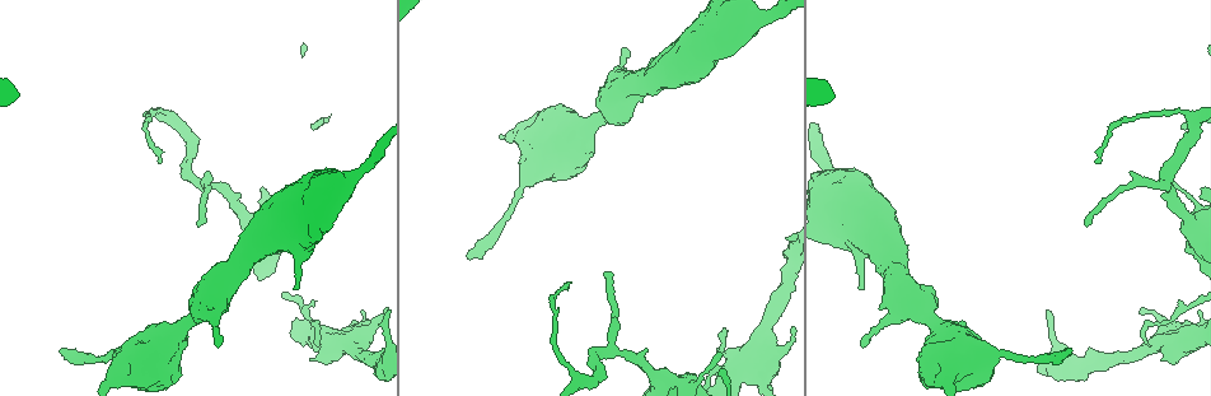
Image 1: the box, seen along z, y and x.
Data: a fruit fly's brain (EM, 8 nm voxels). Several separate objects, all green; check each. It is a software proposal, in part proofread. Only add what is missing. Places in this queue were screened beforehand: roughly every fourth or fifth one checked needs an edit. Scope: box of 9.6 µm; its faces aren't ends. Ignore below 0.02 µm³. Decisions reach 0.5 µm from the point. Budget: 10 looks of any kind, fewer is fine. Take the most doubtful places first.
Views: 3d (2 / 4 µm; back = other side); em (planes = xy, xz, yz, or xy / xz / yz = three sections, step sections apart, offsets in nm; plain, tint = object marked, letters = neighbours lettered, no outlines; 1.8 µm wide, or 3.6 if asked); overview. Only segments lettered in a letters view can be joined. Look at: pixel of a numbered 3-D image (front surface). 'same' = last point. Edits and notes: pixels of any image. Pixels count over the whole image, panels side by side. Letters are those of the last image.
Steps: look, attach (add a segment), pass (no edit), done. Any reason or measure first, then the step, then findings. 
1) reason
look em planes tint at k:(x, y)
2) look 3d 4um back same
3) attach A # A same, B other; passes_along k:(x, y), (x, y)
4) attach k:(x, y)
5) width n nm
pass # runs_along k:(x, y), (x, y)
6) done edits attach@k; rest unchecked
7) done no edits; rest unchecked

end of a long branch
look 3d 2um at 1:(467, 257)

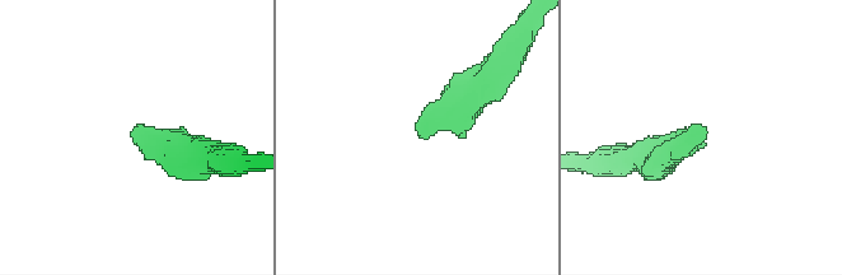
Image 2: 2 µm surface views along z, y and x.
look em xz step 4 letters at 2:(416, 127)

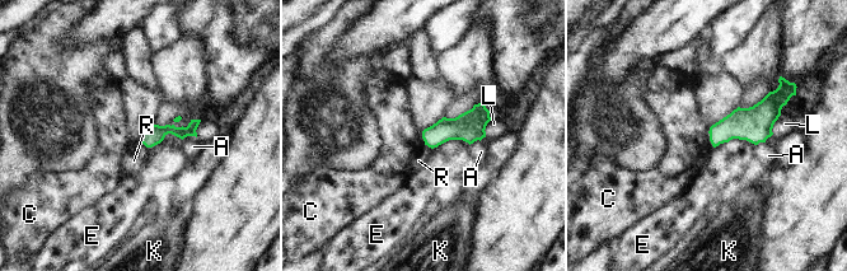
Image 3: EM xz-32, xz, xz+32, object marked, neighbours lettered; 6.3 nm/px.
look em planes letters same

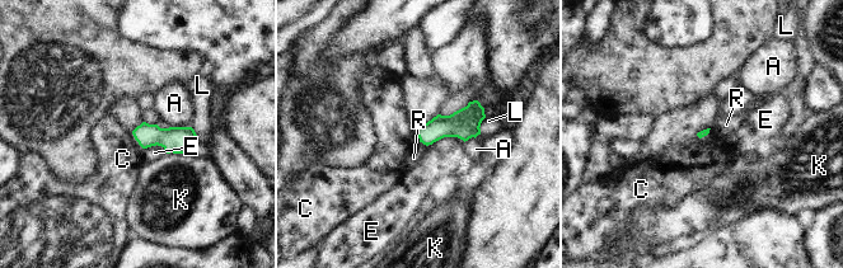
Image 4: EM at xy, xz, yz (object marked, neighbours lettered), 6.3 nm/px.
pass # A other, C other, E other, K other, L other, R other; border 4:(131, 132), (143, 149); none of them fits

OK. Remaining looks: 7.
an open end
look 3d 2um at 1:(862, 287)

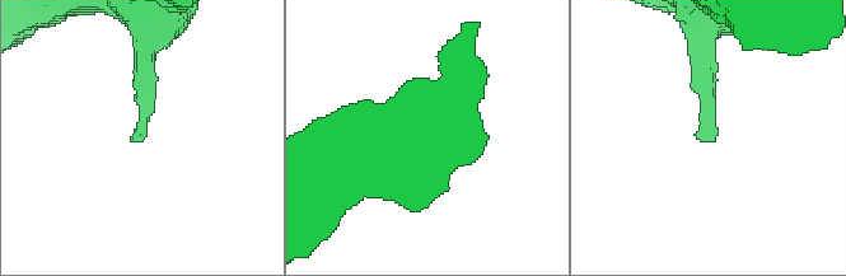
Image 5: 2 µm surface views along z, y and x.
look em planes letters at 5:(132, 137)

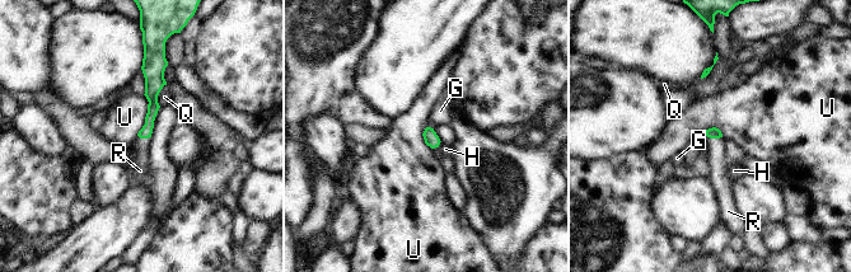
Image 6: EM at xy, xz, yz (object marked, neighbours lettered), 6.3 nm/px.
attach R # G other, H other, Q other, R same, U other; passes_along 6:(714, 132), (714, 137), (712, 148); it goes on there

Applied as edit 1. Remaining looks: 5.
look em planes letters at 1:(626, 52)

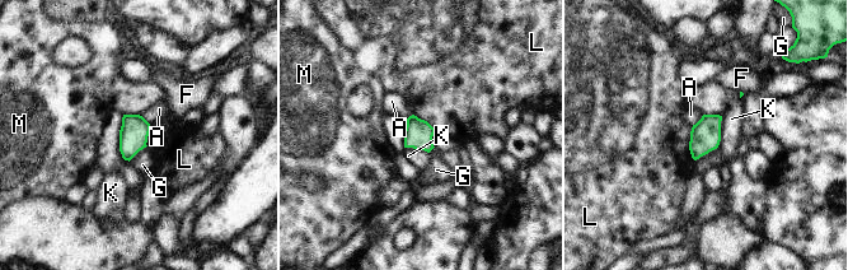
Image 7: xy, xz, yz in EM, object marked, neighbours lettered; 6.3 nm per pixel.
width 180 nm
pass # A other, F other, G other, K other, L other, M other; border 7:(717, 147), (696, 161); none of them fits

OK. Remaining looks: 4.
done edits attach@6; rest unchecked

